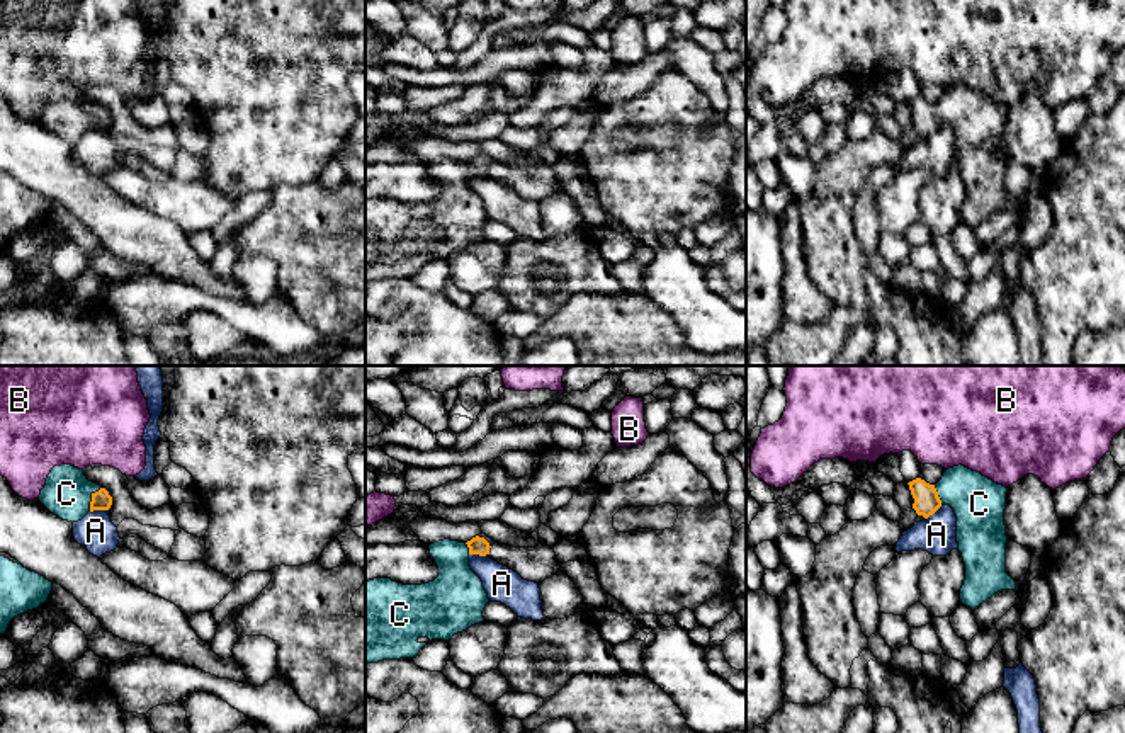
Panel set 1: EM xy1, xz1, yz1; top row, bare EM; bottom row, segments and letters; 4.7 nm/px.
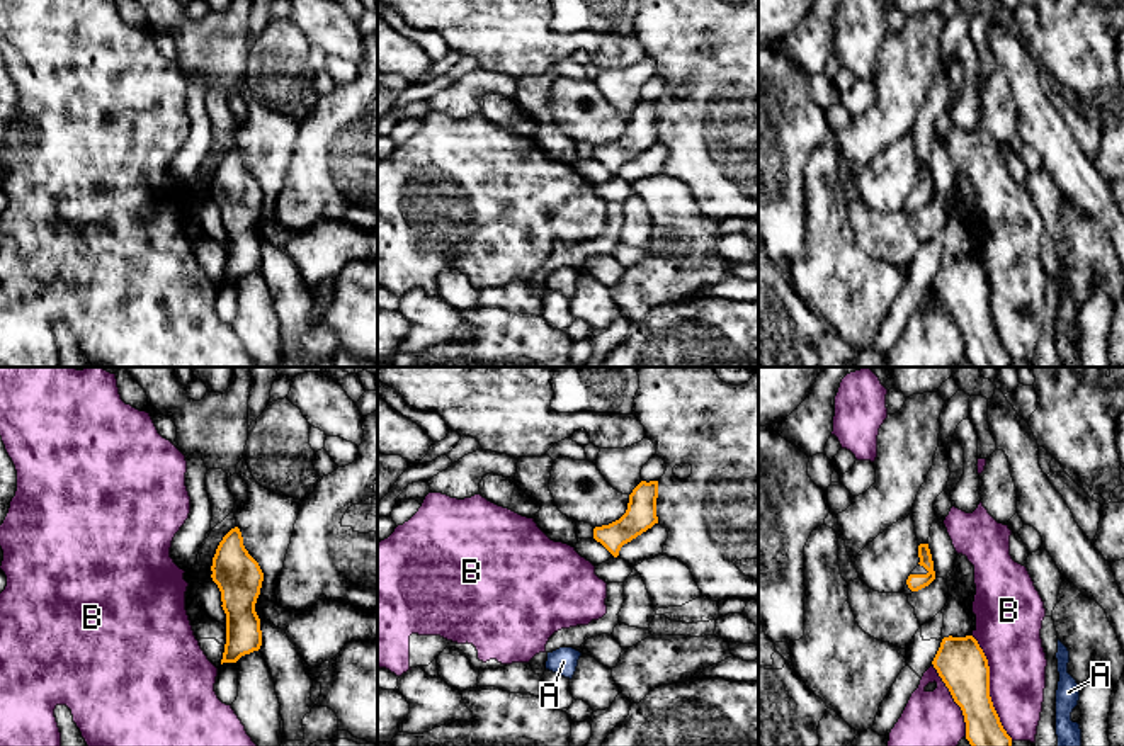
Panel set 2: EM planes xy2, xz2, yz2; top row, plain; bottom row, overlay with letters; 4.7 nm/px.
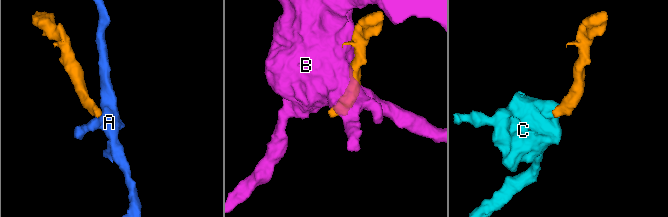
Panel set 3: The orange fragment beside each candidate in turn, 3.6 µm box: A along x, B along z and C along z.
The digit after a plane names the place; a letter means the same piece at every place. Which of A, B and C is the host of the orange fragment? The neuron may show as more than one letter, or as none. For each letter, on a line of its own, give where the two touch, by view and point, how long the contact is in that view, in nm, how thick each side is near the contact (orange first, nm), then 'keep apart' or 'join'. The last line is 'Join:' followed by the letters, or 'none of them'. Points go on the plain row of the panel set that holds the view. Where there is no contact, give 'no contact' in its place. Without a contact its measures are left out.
A: meets orange in xy1 at (99, 128); contact 90 nm long; 100 nm thick on the orange side, 170 nm on the other; keep apart
B: meets orange in yz2 at (988, 308); contact 550 nm long; 240 nm thick on the orange side, 280 nm on the other; keep apart
C: meets orange in xy1 at (92, 118); contact 140 nm long; 100 nm thick on the orange side, 220 nm on the other; join
Join: C

